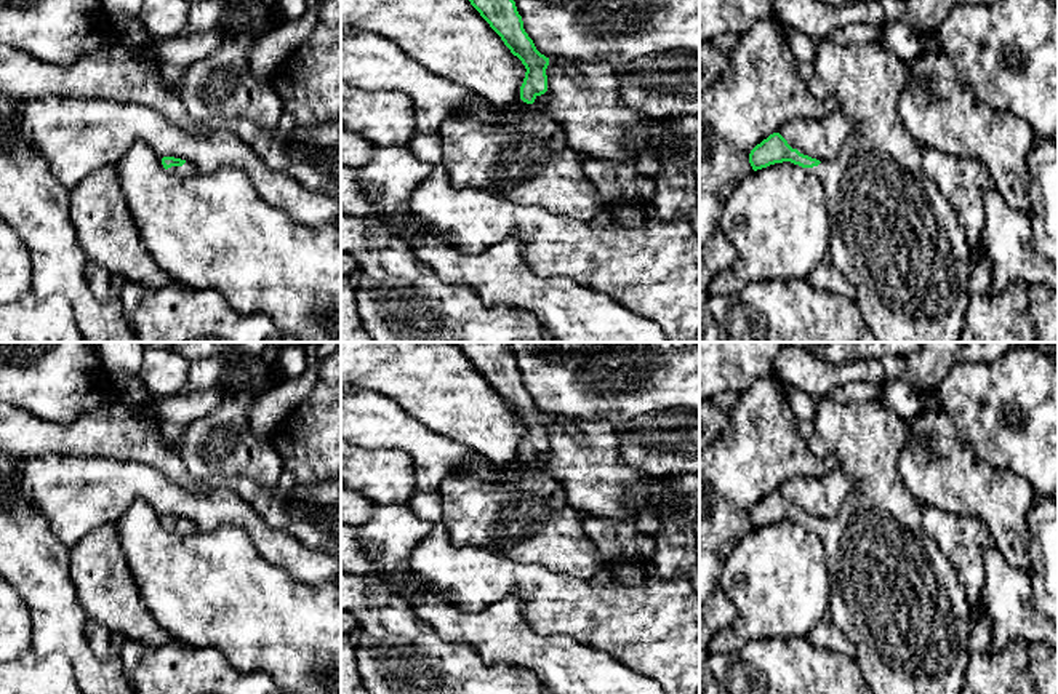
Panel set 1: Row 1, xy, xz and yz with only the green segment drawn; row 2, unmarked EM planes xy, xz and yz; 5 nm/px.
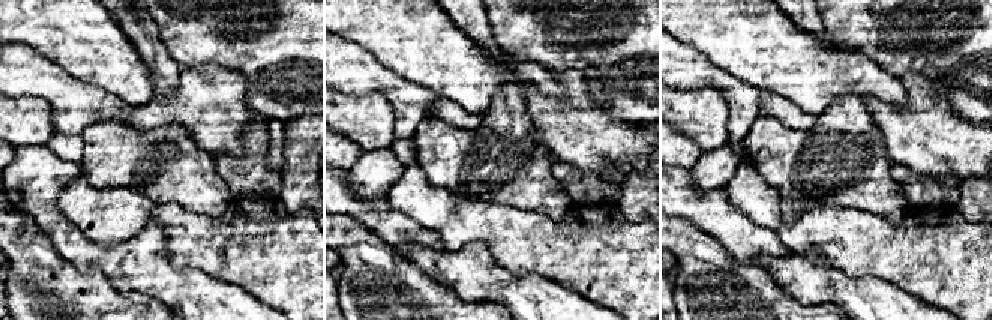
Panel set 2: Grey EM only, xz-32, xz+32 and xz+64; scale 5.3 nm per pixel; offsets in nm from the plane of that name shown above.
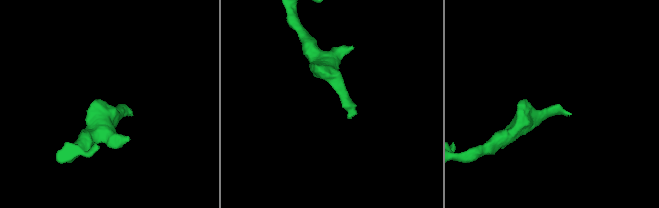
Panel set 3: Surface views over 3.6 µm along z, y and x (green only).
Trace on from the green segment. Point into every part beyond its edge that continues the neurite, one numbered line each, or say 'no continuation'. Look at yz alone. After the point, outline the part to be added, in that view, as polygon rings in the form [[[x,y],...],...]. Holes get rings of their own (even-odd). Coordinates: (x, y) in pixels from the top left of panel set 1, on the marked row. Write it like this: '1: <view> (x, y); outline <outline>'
1: yz (893, 237); outline [[[882,42],[816,43],[808,90],[818,99],[834,98],[839,109],[853,122],[840,154],[834,160],[807,168],[826,190],[831,217],[831,238],[826,261],[856,289],[858,309],[877,342],[957,342],[967,323],[968,280],[972,273],[967,233],[936,184],[925,176],[920,144],[898,114],[898,98],[909,80],[909,66]]]

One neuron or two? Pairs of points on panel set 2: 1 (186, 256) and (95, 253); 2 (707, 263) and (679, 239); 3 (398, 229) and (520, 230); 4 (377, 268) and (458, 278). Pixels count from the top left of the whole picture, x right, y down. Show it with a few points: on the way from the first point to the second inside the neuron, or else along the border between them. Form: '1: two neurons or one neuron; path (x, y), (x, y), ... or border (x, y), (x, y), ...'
1: two neurons; border (158, 223), (168, 260), (200, 271)
2: one neuron; path (700, 256), (686, 242)
3: two neurons; border (396, 209), (422, 227), (429, 229), (447, 248)
4: two neurons; border (402, 256), (444, 283), (456, 295)

